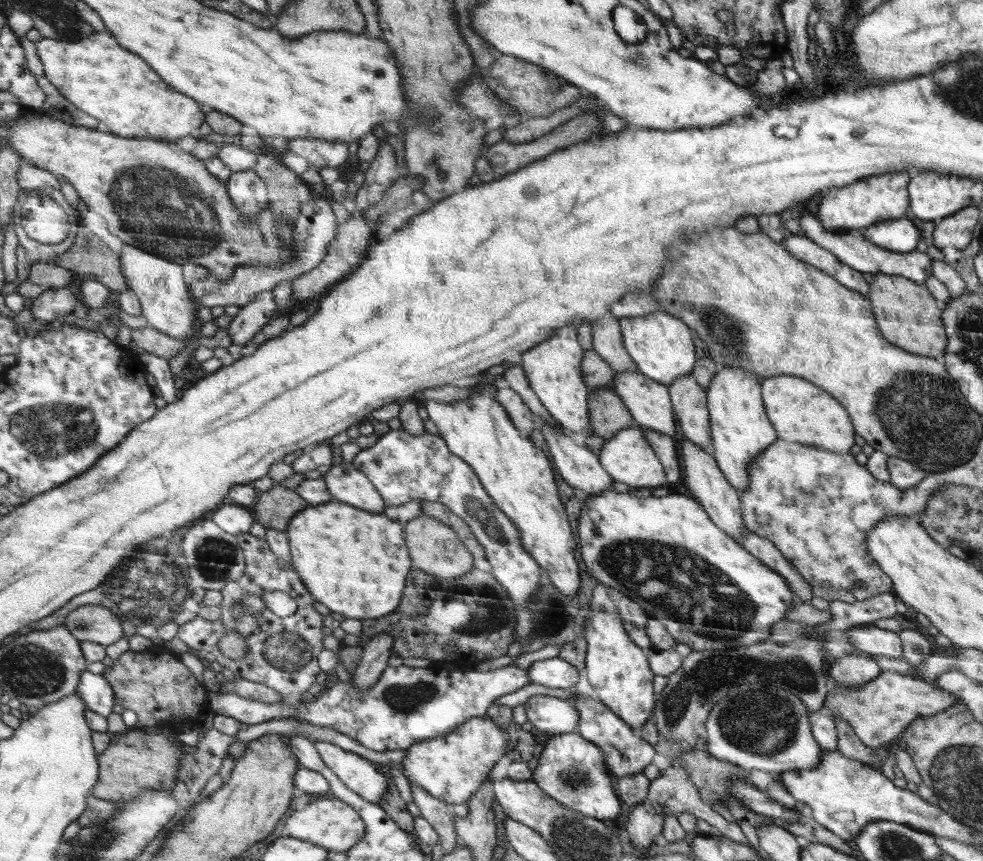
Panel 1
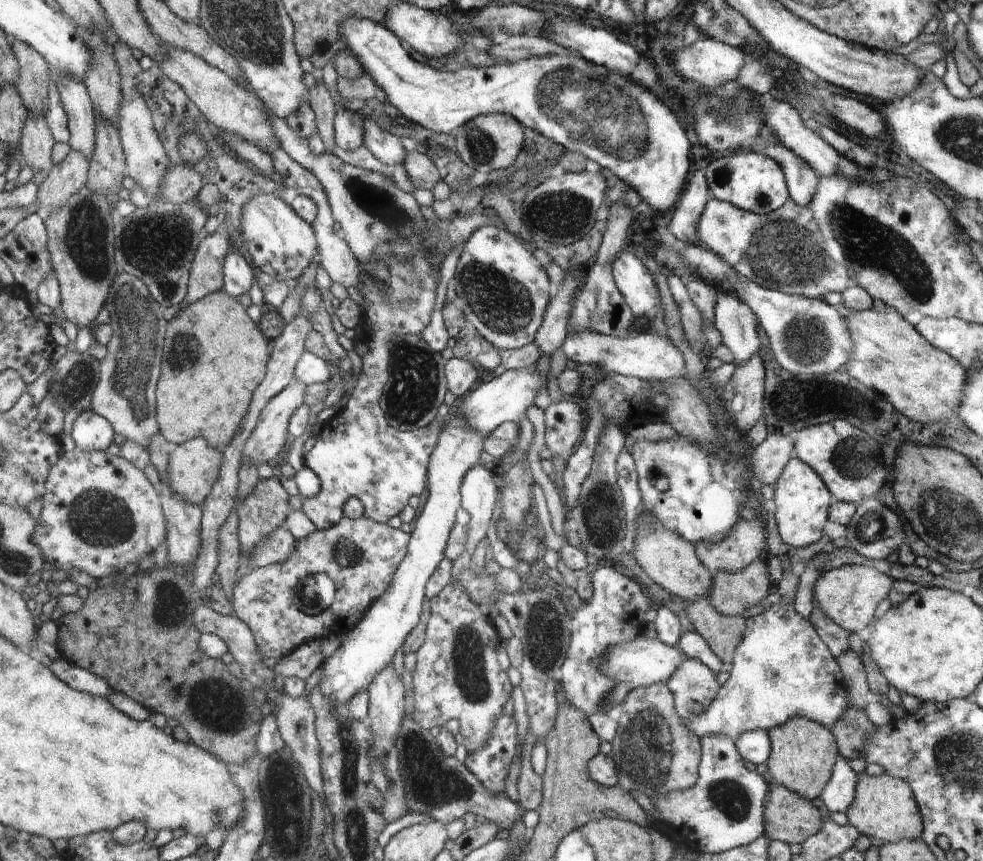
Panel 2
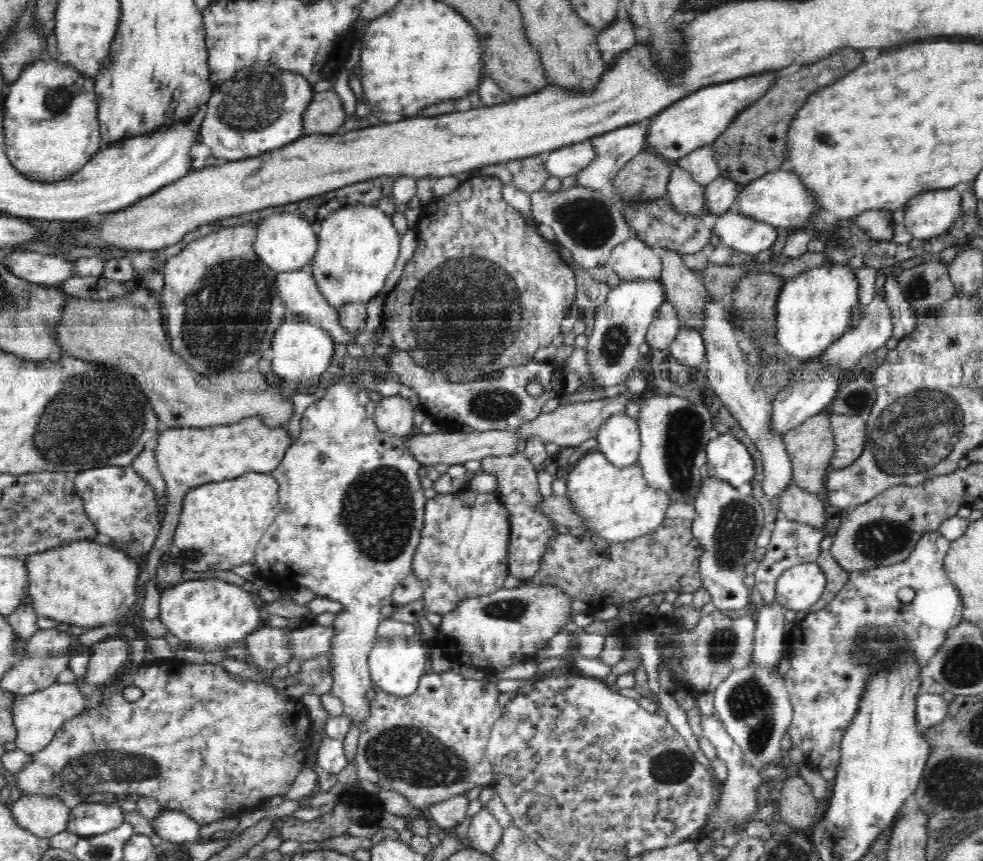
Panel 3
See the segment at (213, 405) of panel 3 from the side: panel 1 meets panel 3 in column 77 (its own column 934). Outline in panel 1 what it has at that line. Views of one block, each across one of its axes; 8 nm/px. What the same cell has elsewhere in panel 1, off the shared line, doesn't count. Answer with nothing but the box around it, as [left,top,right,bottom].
[870,274,949,358]

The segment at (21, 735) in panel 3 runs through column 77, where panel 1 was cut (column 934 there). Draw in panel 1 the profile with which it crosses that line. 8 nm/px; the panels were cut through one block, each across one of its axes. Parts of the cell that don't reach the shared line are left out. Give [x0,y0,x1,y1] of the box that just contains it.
[823,672,961,749]

